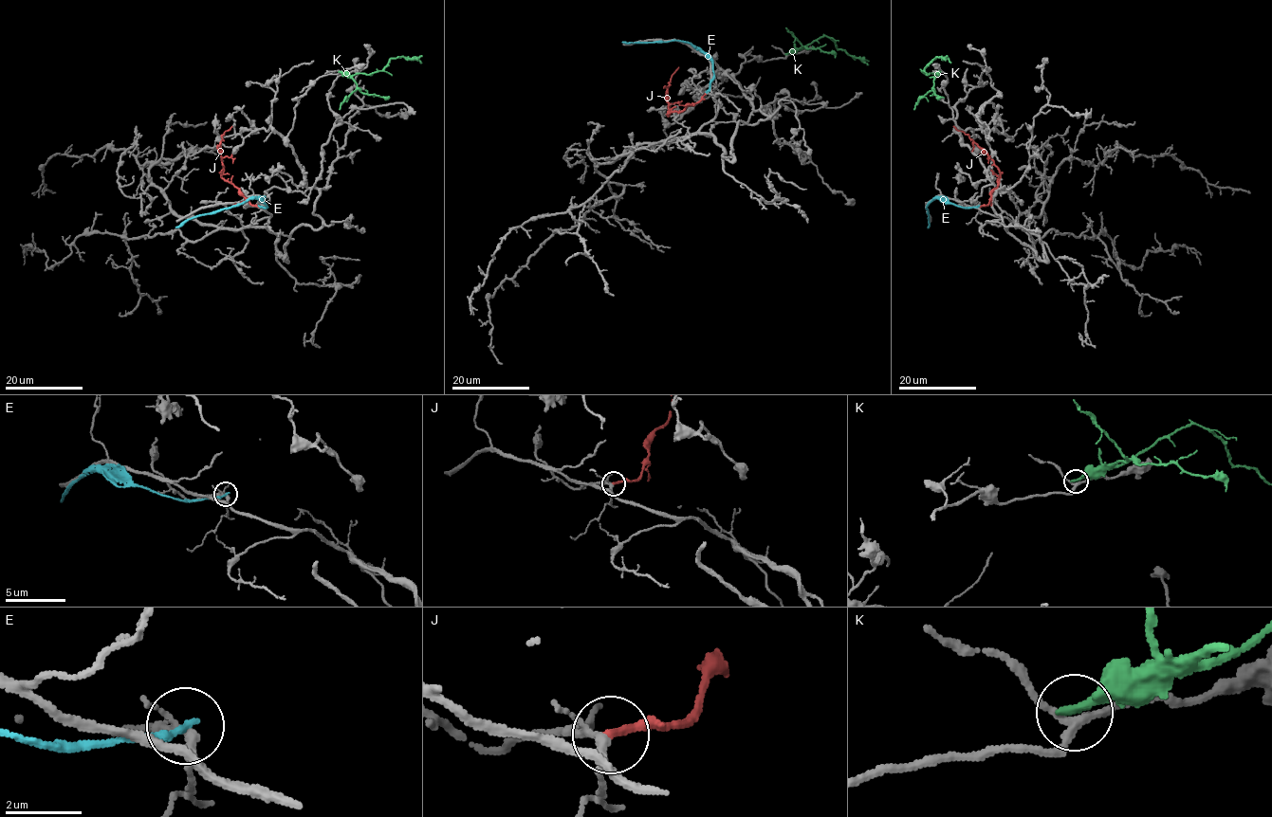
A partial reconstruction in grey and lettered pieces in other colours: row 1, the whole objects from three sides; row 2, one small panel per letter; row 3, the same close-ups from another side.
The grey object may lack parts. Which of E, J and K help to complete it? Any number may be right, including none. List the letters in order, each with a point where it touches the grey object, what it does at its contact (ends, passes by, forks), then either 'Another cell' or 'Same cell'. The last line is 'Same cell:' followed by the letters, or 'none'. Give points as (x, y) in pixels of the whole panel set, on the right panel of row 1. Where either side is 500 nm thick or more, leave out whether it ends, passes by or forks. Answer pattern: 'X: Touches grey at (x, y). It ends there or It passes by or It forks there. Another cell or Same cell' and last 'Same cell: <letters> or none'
E: Touches grey at (978, 206). It ends there. Another cell
J: Touches grey at (980, 207). It ends there. Same cell
K: Touches grey at (940, 71). It ends there. Another cell
Same cell: J

